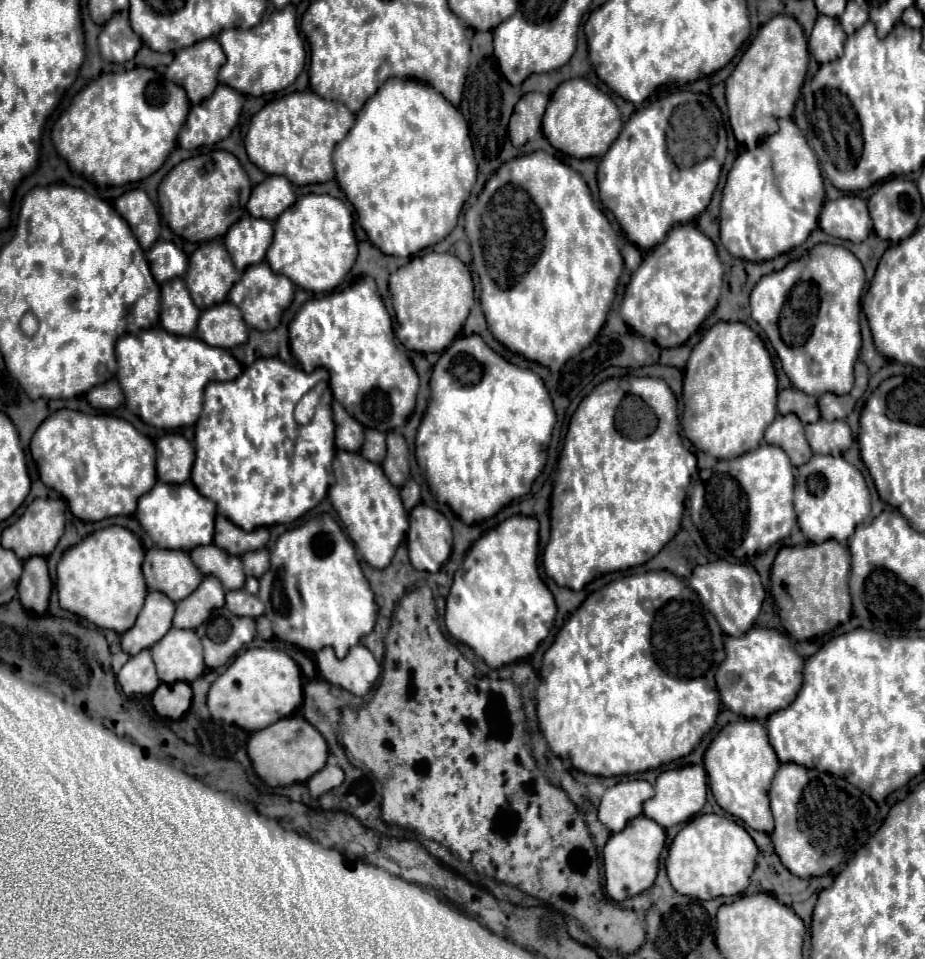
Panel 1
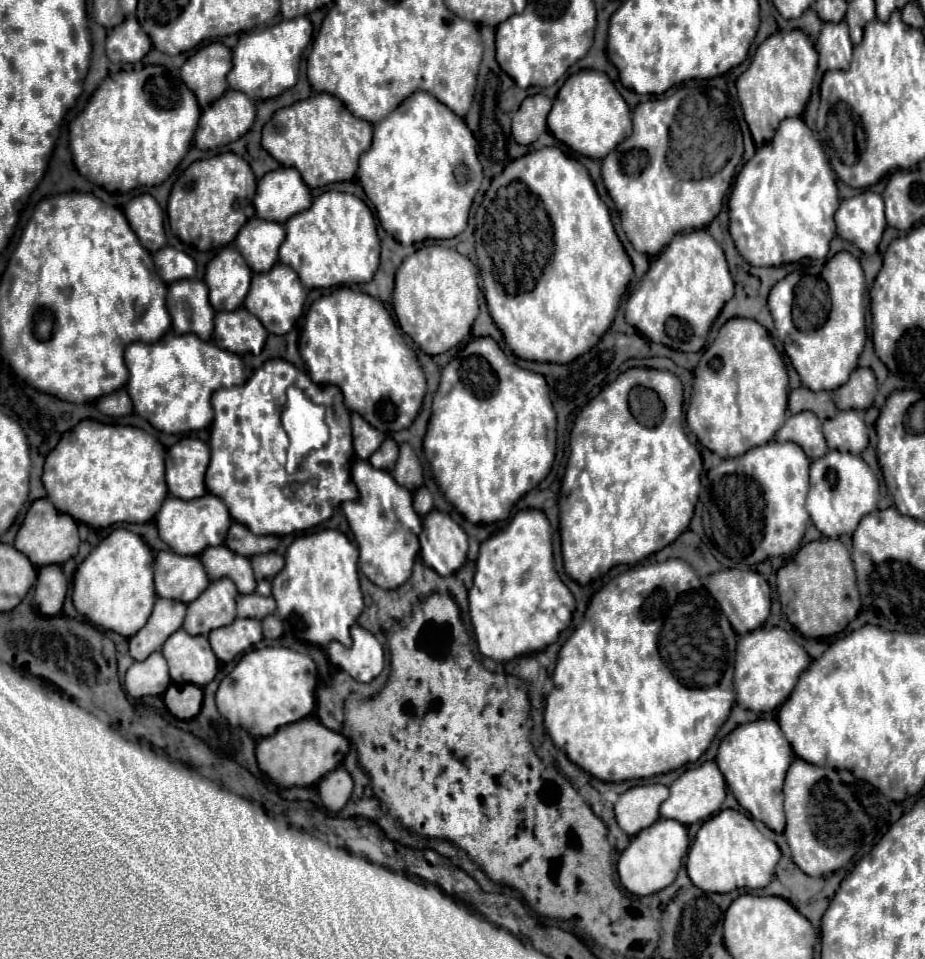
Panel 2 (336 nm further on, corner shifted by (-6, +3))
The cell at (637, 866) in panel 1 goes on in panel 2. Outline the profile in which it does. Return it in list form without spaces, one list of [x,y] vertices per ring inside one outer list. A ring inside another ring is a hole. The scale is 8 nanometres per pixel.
[[[664,818],[656,820],[650,828],[644,828],[642,832],[638,832],[638,836],[632,836],[628,848],[620,854],[620,860],[618,860],[620,884],[630,894],[636,894],[636,896],[648,896],[670,886],[678,874],[684,854],[688,852],[688,844],[690,840],[684,824],[676,820],[664,820]]]

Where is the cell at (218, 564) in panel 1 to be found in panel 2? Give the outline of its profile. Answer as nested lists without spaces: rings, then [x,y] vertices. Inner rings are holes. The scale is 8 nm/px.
[[[210,546],[200,554],[200,560],[210,580],[230,578],[236,584],[240,594],[254,592],[256,580],[248,558],[238,556],[236,552],[230,552],[230,548],[226,546]]]

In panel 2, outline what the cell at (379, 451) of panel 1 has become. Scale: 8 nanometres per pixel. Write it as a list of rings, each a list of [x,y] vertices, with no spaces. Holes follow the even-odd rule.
[[[386,438],[386,440],[382,442],[382,446],[378,448],[378,452],[374,452],[374,456],[370,456],[368,462],[370,462],[374,468],[382,468],[382,470],[392,472],[396,458],[398,458],[398,444],[396,444],[392,438]]]

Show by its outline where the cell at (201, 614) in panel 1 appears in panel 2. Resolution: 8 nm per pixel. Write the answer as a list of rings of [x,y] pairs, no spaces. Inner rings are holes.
[[[216,580],[212,582],[198,600],[188,604],[188,612],[184,618],[184,630],[192,636],[202,634],[208,636],[214,628],[222,628],[236,618],[236,596],[232,580]]]

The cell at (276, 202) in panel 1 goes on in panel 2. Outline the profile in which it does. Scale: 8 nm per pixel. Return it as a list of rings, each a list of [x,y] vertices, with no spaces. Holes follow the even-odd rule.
[[[278,168],[258,180],[254,196],[256,216],[284,224],[294,212],[302,212],[312,204],[310,188],[304,184],[296,168]]]

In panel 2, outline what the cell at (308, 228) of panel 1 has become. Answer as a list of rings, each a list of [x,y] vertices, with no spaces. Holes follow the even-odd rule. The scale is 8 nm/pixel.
[[[324,192],[314,204],[294,214],[286,224],[286,240],[280,246],[280,262],[294,268],[306,288],[332,288],[370,282],[380,262],[380,240],[370,208],[356,196]]]

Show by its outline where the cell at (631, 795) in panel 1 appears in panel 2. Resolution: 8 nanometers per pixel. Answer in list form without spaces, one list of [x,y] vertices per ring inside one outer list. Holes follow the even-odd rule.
[[[662,784],[634,786],[628,792],[620,794],[618,802],[614,804],[618,826],[630,836],[638,834],[642,828],[648,828],[660,818],[658,808],[666,796],[668,788]]]

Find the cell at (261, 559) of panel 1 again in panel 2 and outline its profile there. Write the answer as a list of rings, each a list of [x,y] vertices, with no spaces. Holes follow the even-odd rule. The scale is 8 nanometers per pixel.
[[[268,552],[268,554],[262,554],[262,556],[252,556],[250,562],[252,562],[252,568],[254,568],[256,580],[264,580],[264,578],[272,580],[284,568],[284,558],[276,552]]]

